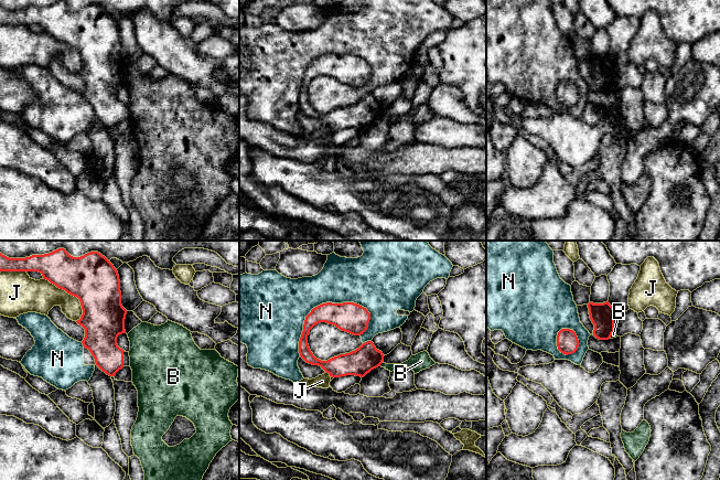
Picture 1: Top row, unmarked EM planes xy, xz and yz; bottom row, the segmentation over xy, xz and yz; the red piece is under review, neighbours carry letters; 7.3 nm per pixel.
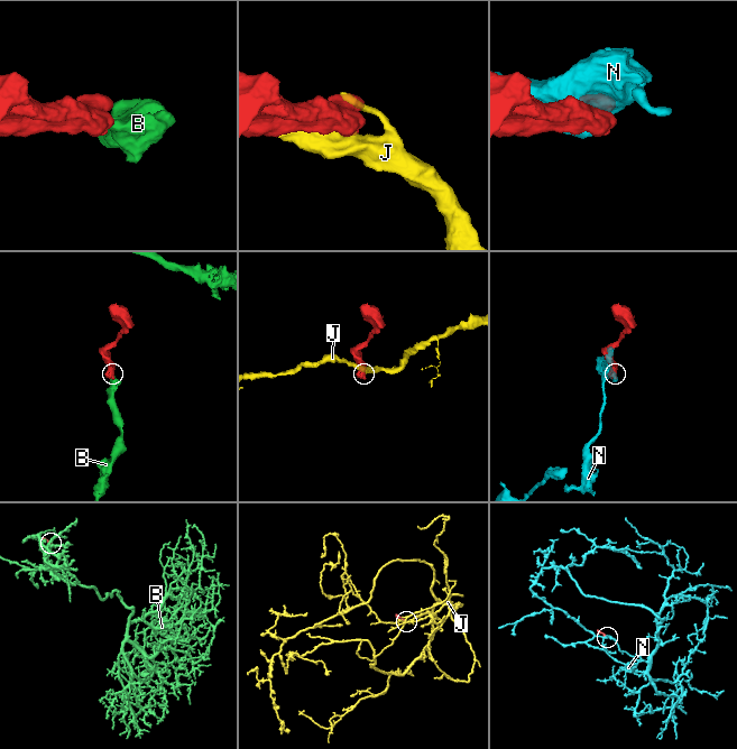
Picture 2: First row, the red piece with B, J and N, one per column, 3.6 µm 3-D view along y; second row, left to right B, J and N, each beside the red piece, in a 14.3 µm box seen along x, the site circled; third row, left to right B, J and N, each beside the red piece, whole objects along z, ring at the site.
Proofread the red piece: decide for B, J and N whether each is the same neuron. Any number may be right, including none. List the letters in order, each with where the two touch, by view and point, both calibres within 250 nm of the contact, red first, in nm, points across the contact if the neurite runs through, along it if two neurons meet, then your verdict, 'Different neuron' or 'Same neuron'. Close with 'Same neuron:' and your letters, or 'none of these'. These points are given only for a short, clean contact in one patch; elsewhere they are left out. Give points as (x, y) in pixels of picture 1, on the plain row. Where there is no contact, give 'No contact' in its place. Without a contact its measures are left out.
B: Touches red at xz (380, 116). Thickness 190 nm (red) against 100 nm. Boundary: xz (383, 115), (379, 118). Different neuron
J: Touches red at xy (72, 48). Thickness 360 nm (red) against 240 nm. Different neuron
N: Touches red at xz (318, 59). Thickness 220 nm (red) against 380 nm. Different neuron
Same neuron: none of these

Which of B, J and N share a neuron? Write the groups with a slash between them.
B / J / N

